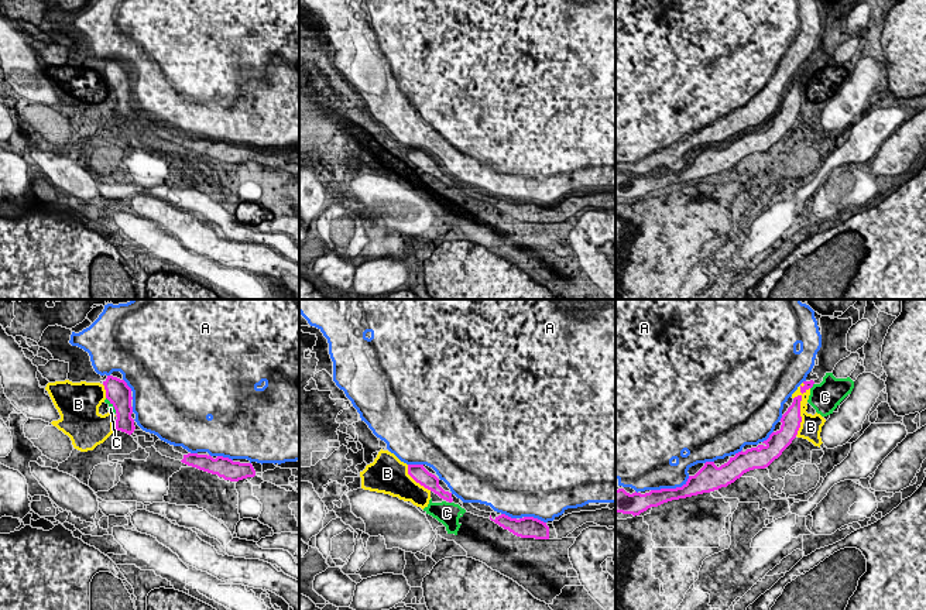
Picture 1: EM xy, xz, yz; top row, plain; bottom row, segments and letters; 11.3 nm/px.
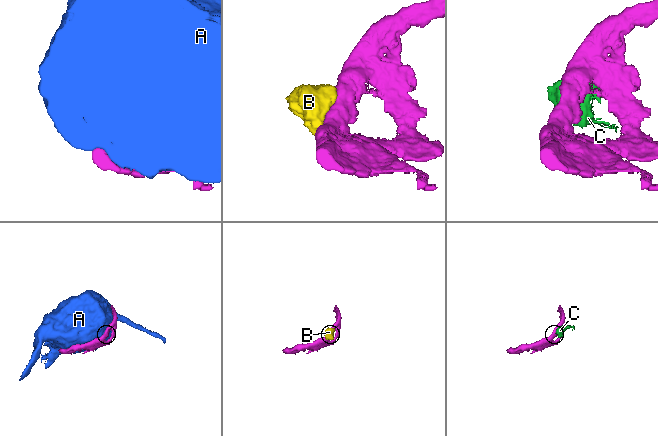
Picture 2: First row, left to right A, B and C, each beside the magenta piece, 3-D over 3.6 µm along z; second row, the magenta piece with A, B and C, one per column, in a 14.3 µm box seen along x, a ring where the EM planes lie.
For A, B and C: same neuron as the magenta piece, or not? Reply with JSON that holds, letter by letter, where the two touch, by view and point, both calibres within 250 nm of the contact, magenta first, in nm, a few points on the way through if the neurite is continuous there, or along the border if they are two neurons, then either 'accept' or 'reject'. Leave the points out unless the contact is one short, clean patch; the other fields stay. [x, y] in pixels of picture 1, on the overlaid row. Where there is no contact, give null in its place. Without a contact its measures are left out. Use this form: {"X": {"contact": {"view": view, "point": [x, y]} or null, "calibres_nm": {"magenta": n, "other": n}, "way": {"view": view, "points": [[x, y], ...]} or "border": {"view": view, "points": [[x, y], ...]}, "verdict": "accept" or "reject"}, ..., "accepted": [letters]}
{"A": {"contact": {"view": "yz", "point": [671, 489]}, "calibres_nm": {"magenta": 190, "other": 400}, "verdict": "reject"}, "B": {"contact": {"view": "yz", "point": [799, 410]}, "calibres_nm": {"magenta": 220, "other": 260}, "verdict": "reject"}, "C": {"contact": {"view": "xy", "point": [113, 405]}, "calibres_nm": {"magenta": 280, "other": 70}, "verdict": "reject"}, "accepted": []}

